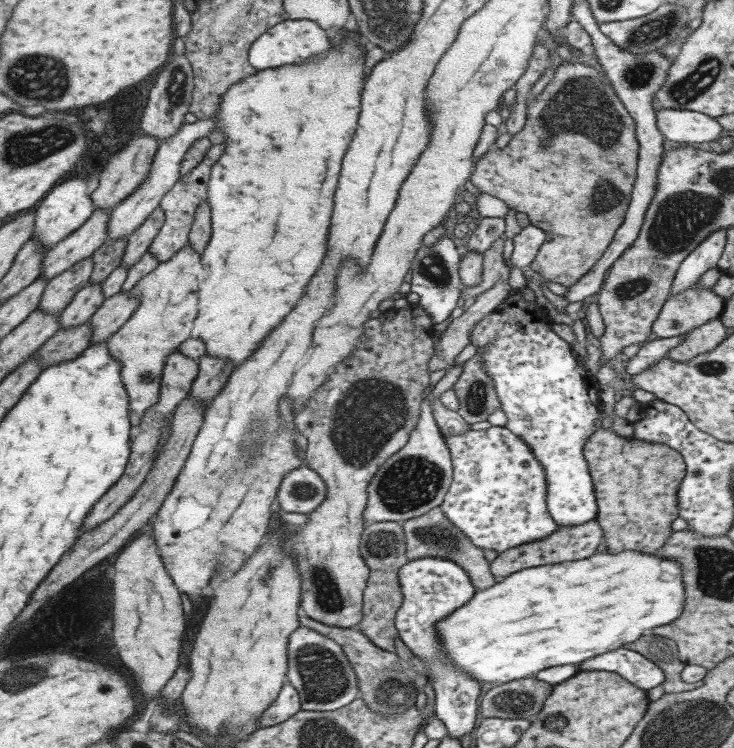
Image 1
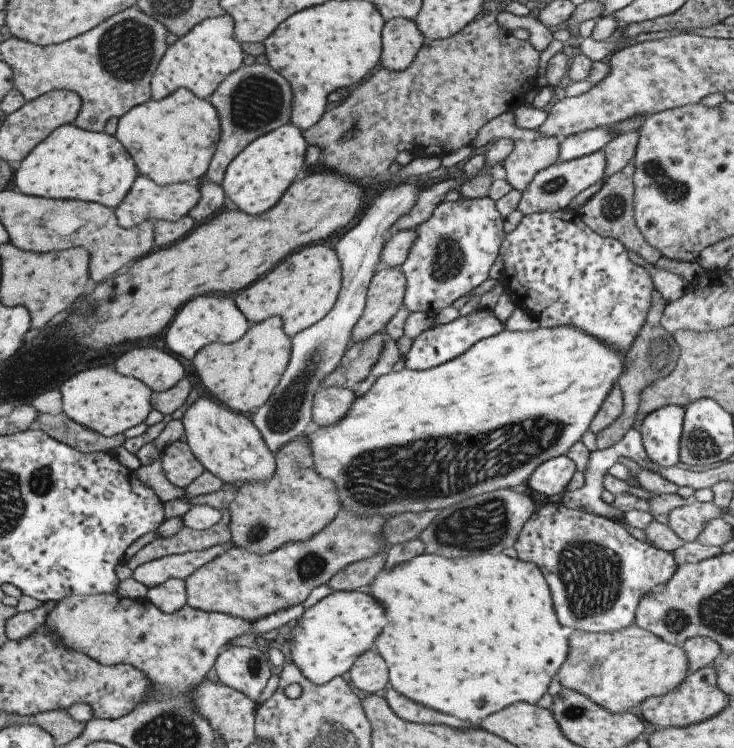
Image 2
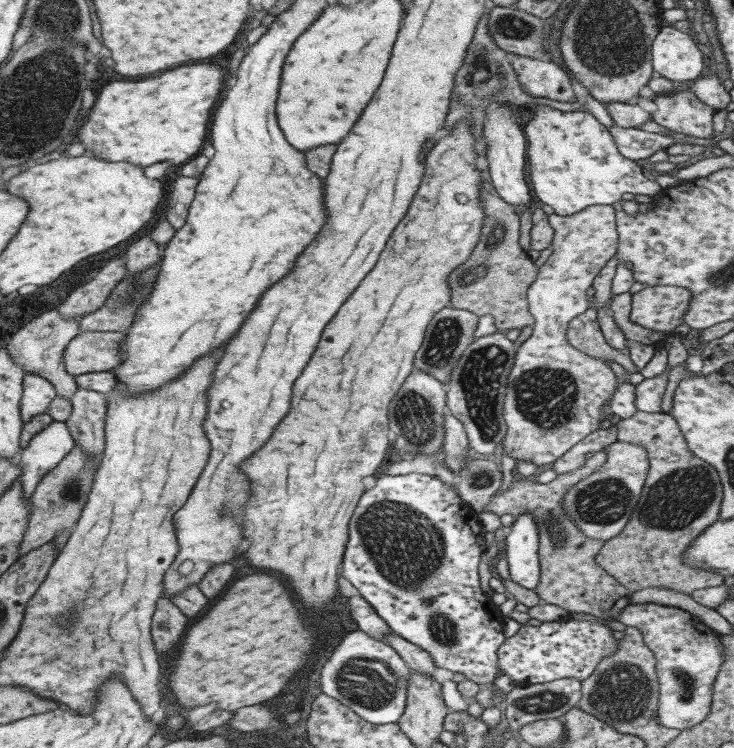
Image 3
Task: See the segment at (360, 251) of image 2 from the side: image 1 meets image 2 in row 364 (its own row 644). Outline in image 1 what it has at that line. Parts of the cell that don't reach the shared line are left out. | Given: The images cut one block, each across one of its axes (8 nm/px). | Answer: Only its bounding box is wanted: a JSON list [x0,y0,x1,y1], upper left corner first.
[286,626,360,710]

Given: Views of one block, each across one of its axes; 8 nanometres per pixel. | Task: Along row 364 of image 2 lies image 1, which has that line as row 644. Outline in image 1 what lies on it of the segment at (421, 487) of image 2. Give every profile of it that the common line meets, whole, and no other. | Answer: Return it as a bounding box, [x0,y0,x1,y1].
[435,551,684,686]

